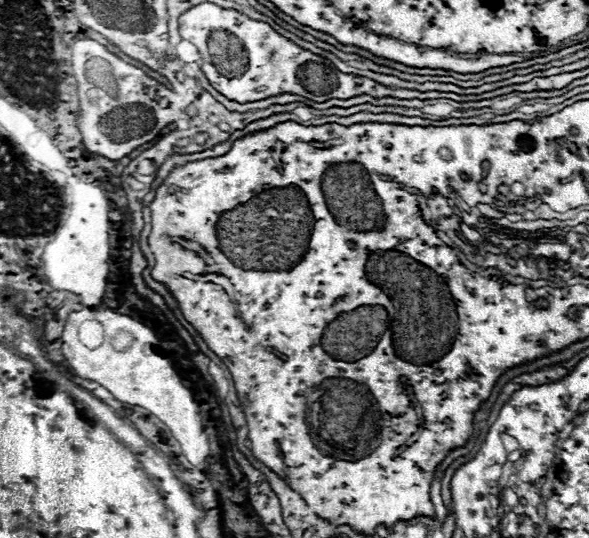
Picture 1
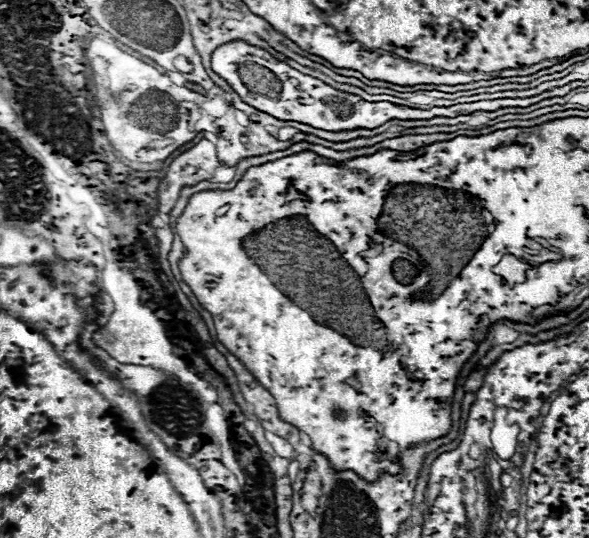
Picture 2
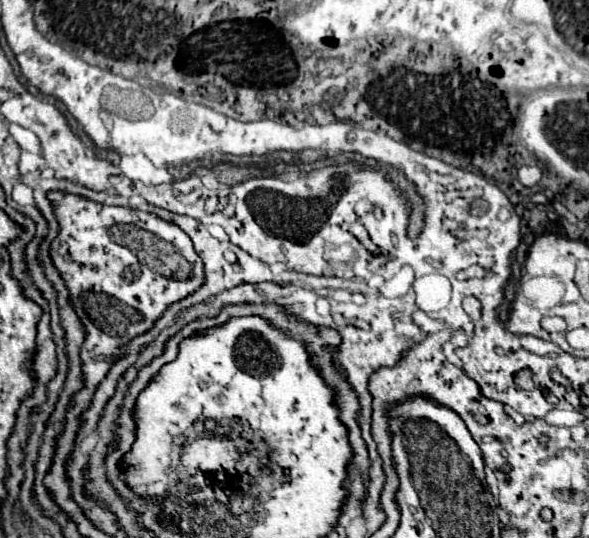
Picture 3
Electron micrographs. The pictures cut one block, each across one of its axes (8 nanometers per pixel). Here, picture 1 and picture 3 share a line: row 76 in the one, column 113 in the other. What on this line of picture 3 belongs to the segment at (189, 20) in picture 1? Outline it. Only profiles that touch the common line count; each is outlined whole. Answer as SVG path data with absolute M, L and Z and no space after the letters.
M50 192L48 198L56 206L56 218L60 224L60 234L50 248L52 260L54 260L54 266L62 272L70 288L72 304L88 330L80 352L84 362L86 388L74 396L74 406L66 416L66 426L74 428L74 434L76 434L78 426L82 424L82 414L92 404L98 384L106 378L116 358L122 356L124 346L132 338L148 332L154 326L154 322L170 308L170 304L184 300L186 296L194 294L200 286L204 286L206 274L204 274L204 264L200 256L194 252L192 240L172 222L160 220L150 212L140 212L140 210L120 208L120 206L102 206L82 196L72 196L62 192Z

